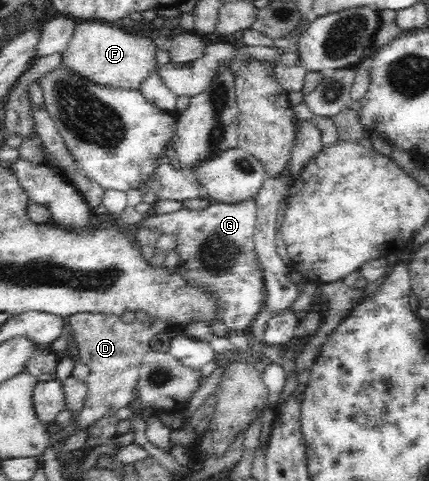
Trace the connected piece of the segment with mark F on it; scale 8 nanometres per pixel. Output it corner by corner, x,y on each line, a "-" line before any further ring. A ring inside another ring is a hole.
95,19
78,22
72,41
69,41
68,47
61,53
61,58
73,74
81,75
87,82
97,83
99,86
140,90
143,81
157,71
157,51
157,46
149,37
133,35

